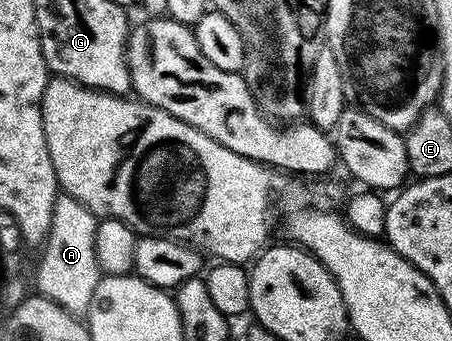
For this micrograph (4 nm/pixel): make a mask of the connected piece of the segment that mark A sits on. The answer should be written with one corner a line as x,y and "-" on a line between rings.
62,194
54,203
52,226
41,249
42,261
38,264
37,291
46,299
59,304
79,318
90,311
90,303
100,279
96,254
96,232
99,217
88,211
71,196

